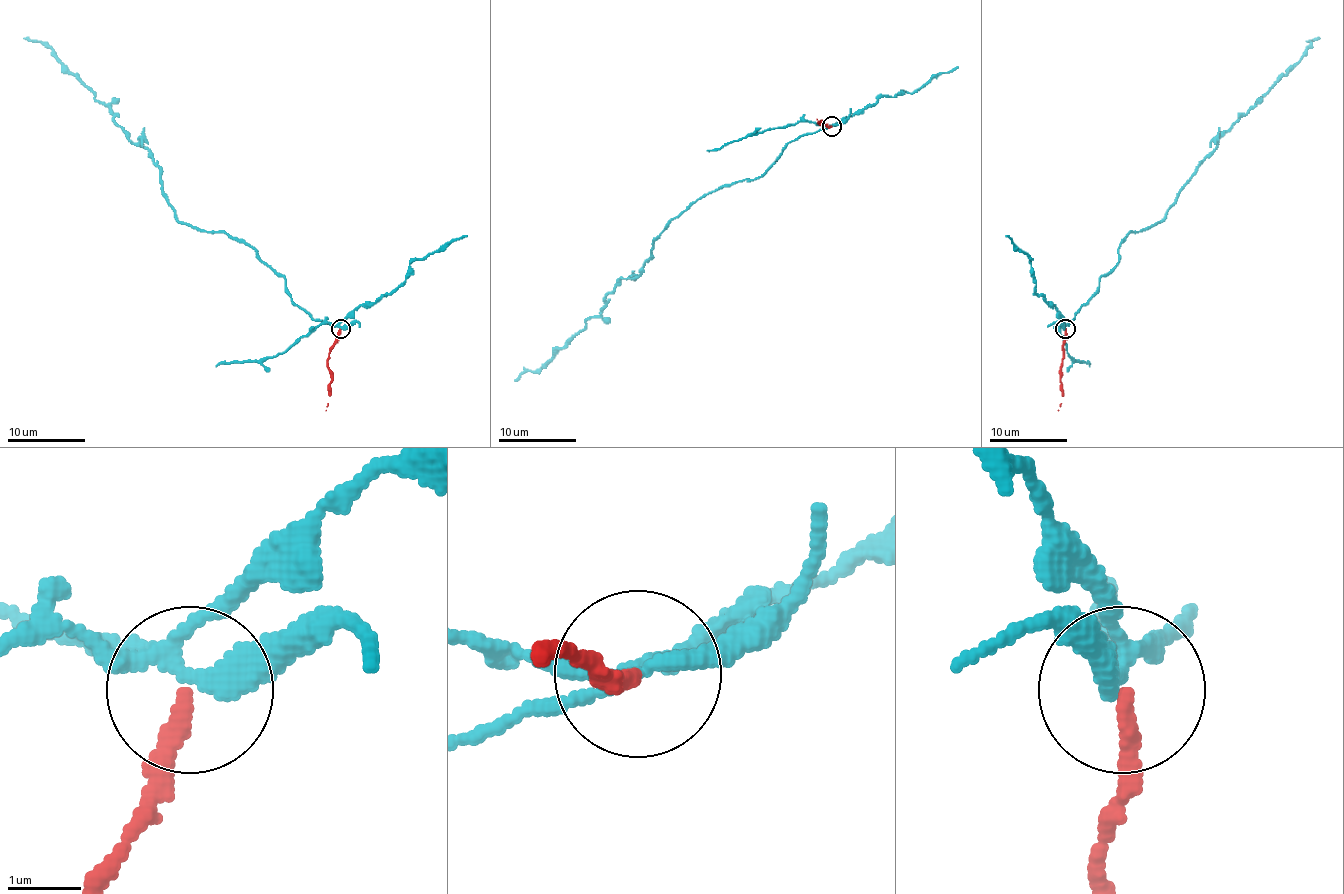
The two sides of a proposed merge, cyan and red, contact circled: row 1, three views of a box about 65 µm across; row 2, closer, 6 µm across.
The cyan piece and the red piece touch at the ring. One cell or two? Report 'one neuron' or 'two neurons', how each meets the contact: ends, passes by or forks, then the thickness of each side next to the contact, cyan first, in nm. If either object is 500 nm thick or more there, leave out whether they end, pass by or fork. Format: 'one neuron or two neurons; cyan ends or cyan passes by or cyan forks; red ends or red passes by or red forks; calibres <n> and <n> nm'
two neurons; cyan forks; red ends; calibres 240 and 240 nm

